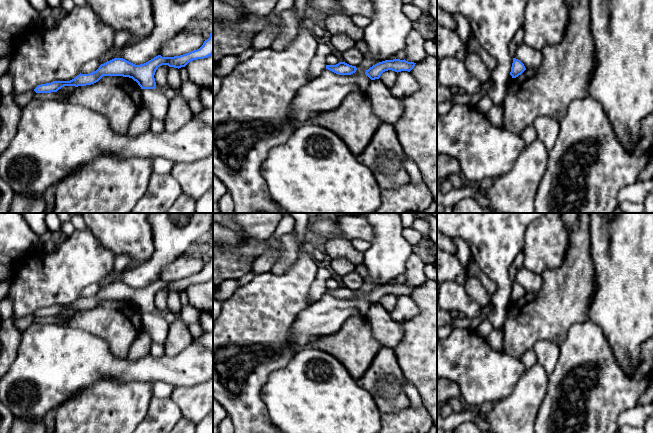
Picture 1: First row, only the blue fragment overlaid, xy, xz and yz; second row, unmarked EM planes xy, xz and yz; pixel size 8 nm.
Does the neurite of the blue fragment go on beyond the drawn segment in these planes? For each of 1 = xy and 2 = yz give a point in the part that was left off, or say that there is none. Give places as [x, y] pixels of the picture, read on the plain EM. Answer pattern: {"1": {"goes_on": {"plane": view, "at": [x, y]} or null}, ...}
{"1": {"goes_on": null}, "2": {"goes_on": null}}

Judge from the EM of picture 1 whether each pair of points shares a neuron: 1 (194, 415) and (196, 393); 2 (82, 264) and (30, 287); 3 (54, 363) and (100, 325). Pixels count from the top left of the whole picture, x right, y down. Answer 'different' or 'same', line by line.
1: same
2: same
3: different

